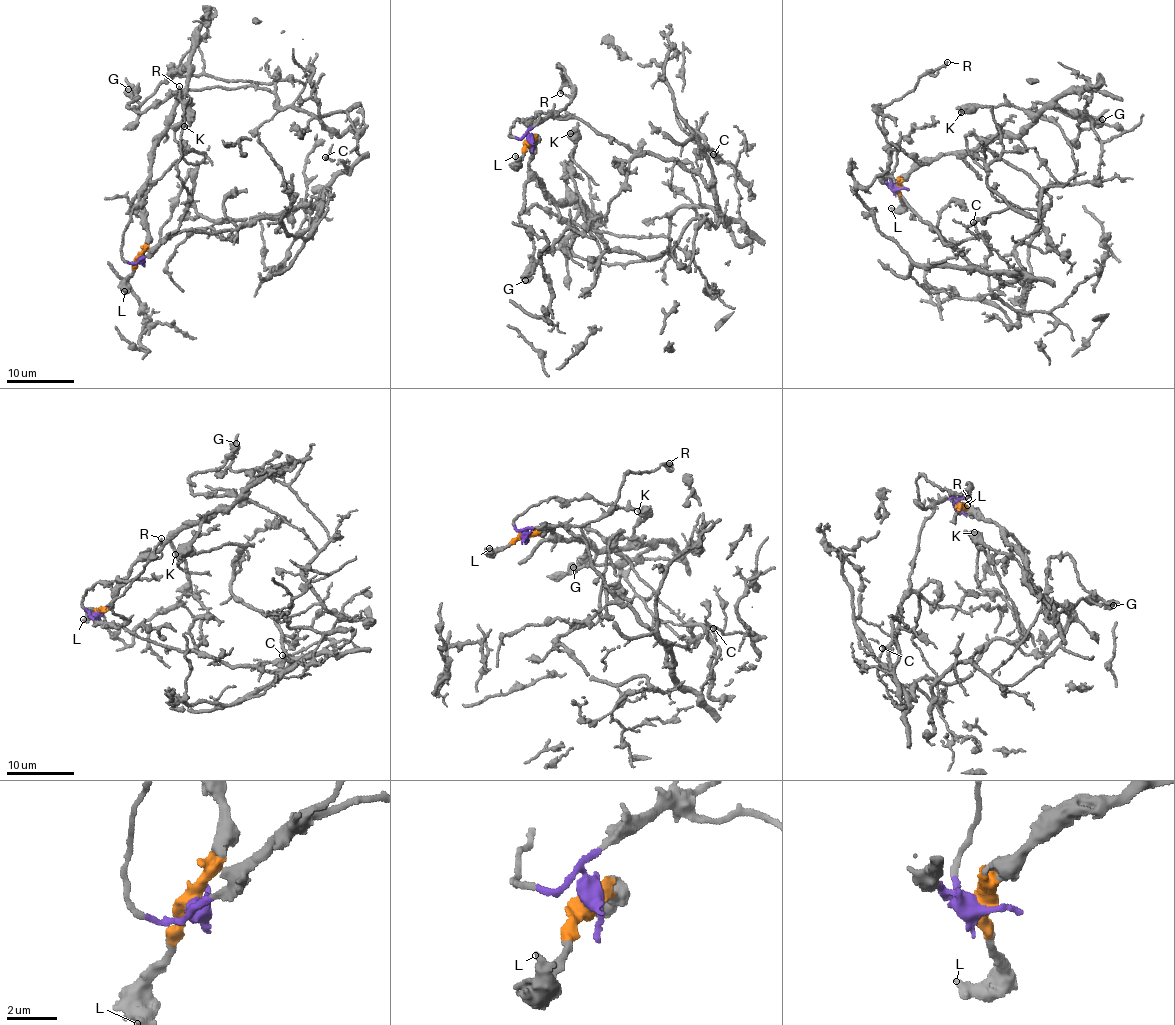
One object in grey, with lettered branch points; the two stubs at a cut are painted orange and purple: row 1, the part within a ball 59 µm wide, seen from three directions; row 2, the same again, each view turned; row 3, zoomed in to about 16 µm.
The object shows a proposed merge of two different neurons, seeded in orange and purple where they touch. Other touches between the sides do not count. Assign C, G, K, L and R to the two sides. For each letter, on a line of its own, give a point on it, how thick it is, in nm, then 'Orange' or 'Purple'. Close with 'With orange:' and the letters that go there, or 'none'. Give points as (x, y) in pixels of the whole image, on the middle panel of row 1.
C: Place: (713, 154). Thickness 180 nm. Purple
G: Place: (525, 280). Thickness 850 nm. Orange
K: Place: (570, 133). Thickness 220 nm. Orange
L: Place: (515, 156). Thickness 440 nm. Orange
R: Place: (560, 93). Thickness 200 nm. Purple
With orange: G, K, L

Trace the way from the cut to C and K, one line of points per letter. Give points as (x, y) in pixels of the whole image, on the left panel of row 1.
C: (140, 259), (178, 231), (234, 229), (320, 201), (323, 192), (346, 167), (344, 161), (324, 156)
K: (140, 259), (147, 239), (138, 193), (176, 97), (188, 106), (189, 123), (184, 126)

